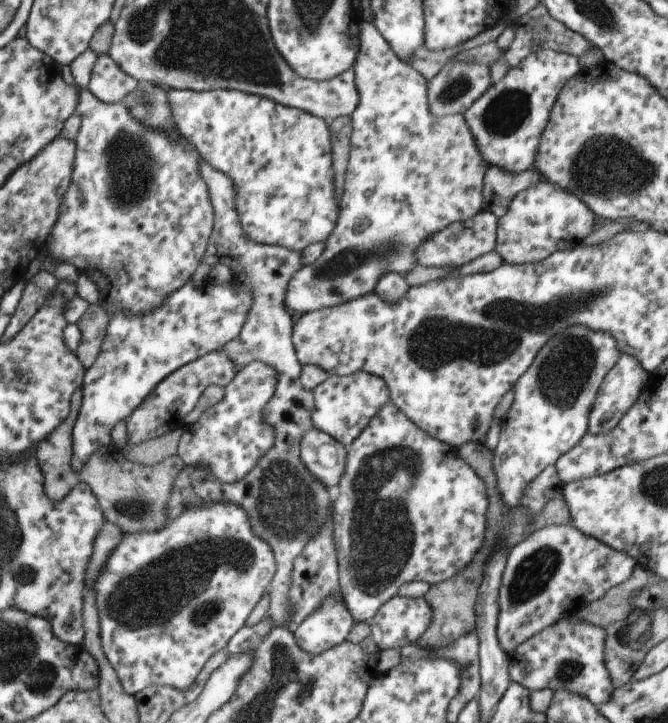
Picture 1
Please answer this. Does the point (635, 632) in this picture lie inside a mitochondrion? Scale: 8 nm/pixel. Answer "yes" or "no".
yes

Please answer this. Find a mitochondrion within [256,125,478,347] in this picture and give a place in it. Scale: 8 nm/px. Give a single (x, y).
(389, 248)

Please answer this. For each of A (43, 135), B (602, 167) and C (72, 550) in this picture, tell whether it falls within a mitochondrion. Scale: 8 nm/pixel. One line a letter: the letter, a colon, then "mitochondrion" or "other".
A: other
B: mitochondrion
C: other

